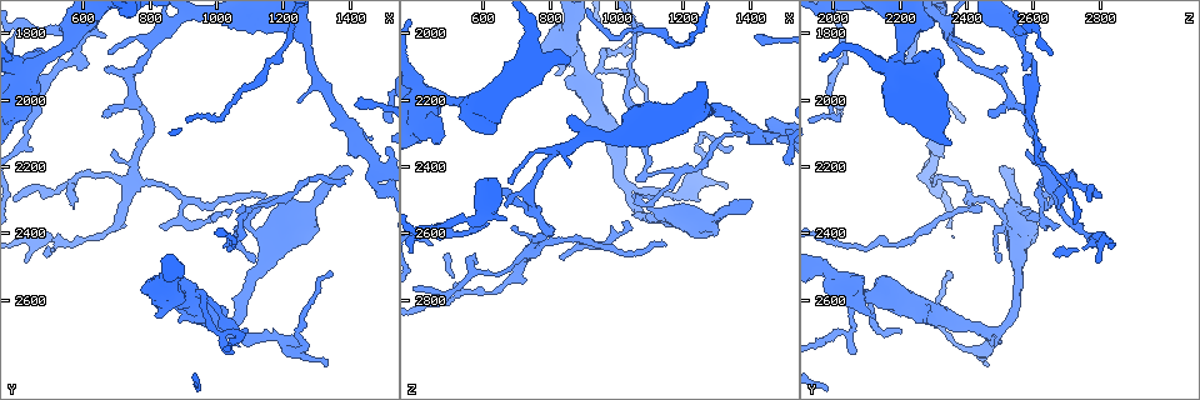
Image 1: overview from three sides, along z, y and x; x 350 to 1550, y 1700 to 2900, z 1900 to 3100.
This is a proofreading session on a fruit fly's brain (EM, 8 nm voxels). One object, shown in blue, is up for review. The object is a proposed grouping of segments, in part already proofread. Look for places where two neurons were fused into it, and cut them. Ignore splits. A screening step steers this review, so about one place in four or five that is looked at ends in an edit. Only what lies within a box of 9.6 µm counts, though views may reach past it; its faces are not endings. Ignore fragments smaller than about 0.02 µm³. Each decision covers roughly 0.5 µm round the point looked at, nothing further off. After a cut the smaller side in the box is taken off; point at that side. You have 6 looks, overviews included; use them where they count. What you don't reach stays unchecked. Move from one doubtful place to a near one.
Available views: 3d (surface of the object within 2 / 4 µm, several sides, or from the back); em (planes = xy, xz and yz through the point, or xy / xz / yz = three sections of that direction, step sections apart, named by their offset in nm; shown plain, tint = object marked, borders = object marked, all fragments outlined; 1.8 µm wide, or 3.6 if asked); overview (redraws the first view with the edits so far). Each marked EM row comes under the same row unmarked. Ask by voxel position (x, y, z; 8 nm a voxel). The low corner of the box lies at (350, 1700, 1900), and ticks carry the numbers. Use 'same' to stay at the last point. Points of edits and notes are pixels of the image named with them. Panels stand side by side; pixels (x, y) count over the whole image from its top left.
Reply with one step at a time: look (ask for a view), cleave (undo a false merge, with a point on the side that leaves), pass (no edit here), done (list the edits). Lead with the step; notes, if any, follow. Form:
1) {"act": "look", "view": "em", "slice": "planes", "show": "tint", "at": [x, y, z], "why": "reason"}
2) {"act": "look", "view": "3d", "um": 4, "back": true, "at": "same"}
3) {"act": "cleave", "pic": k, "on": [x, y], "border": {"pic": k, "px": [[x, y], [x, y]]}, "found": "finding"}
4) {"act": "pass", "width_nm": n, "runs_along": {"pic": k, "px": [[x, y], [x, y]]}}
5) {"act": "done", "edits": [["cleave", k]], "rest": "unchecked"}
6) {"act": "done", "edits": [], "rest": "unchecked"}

{"act": "look", "view": "em", "slice": "planes", "show": "tint", "at": [760, 2240, 2640], "why": "four-way junction"}

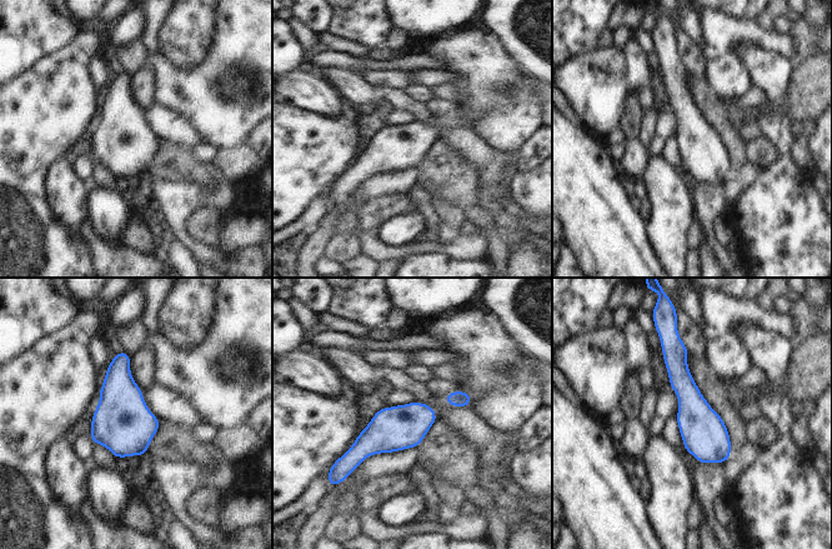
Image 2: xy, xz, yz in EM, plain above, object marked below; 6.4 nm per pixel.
{"act": "pass", "runs_along": {"pic": 2, "px": [[678, 344], [680, 380], [722, 459]]}, "found": "continuous, no second neuron"}

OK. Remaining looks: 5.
{"act": "look", "view": "3d", "um": 4, "back": true, "at": [1240, 2370, 2560], "why": "calibre changes"}

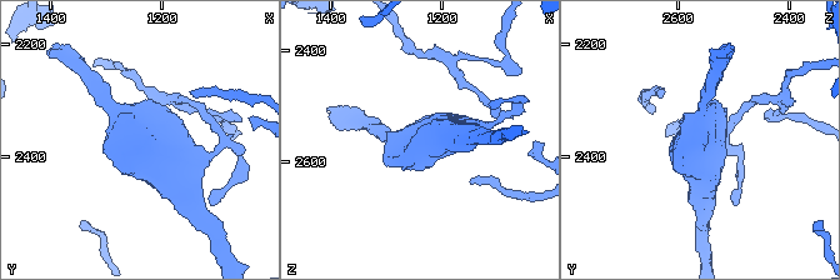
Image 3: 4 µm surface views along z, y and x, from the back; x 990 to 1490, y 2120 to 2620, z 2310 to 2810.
{"act": "look", "view": "em", "slice": "yz", "step": 16, "show": "tint", "at": [1235, 2370, 2565], "why": "now the EM"}

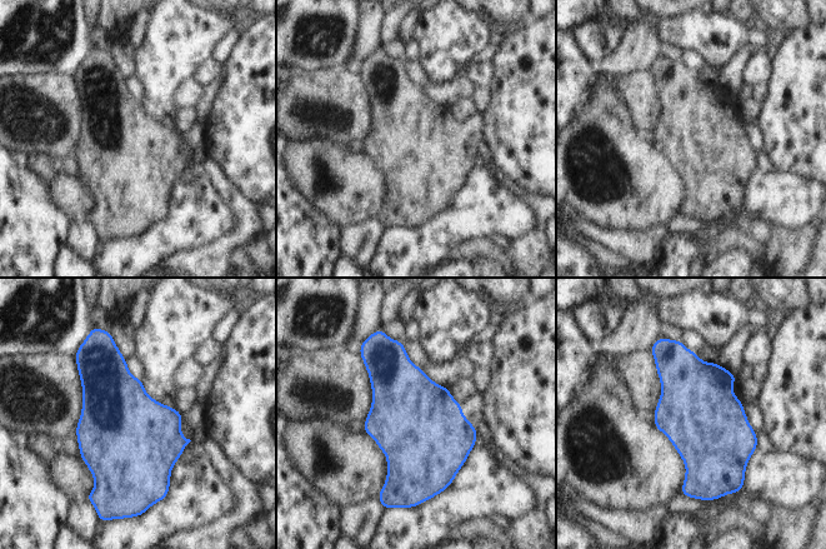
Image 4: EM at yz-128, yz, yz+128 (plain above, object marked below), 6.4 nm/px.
{"act": "look", "view": "em", "slice": "planes", "show": "tint", "at": "same"}

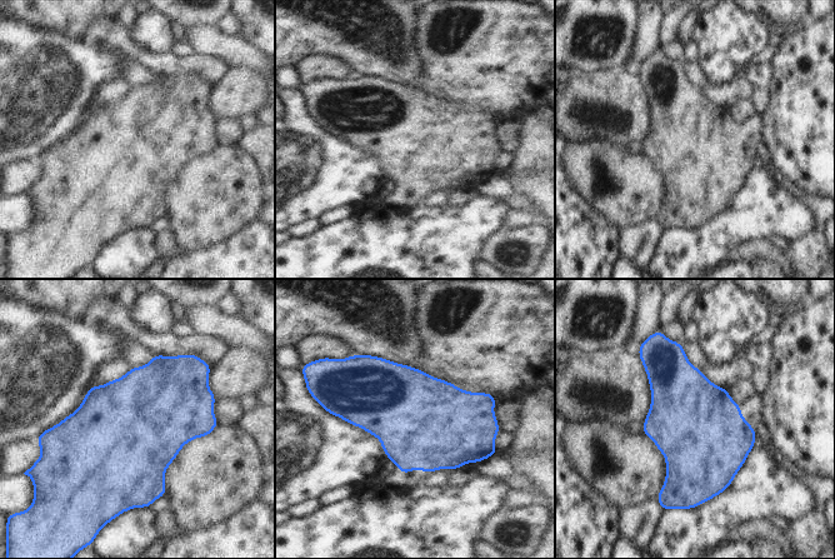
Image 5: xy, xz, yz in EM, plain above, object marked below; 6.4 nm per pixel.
{"act": "pass", "width_nm": 550, "found": "one neuron here"}

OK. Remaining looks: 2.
{"act": "look", "view": "em", "slice": "planes", "show": "tint", "at": [900, 2580, 2150], "why": "thin arm on a thick one"}

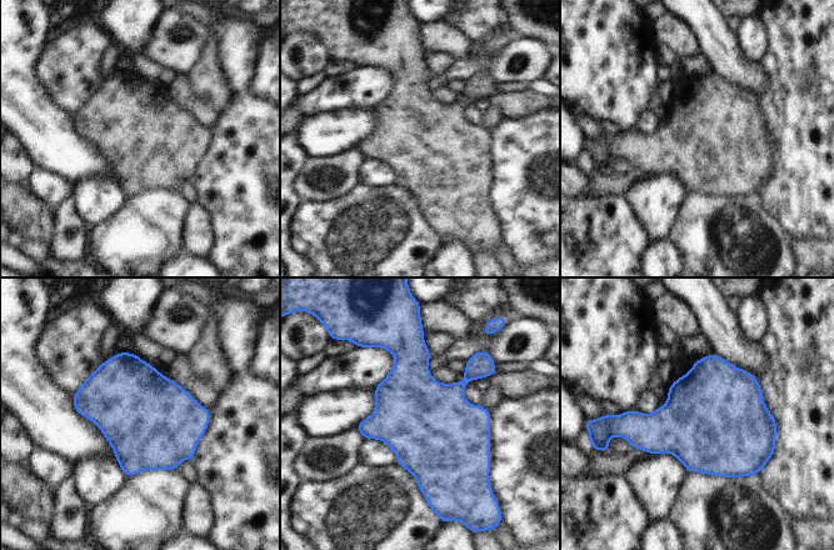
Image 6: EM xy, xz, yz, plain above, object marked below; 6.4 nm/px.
{"act": "pass", "found": "all the same neuron"}

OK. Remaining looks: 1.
{"act": "done", "edits": [], "rest": "unchecked"}

